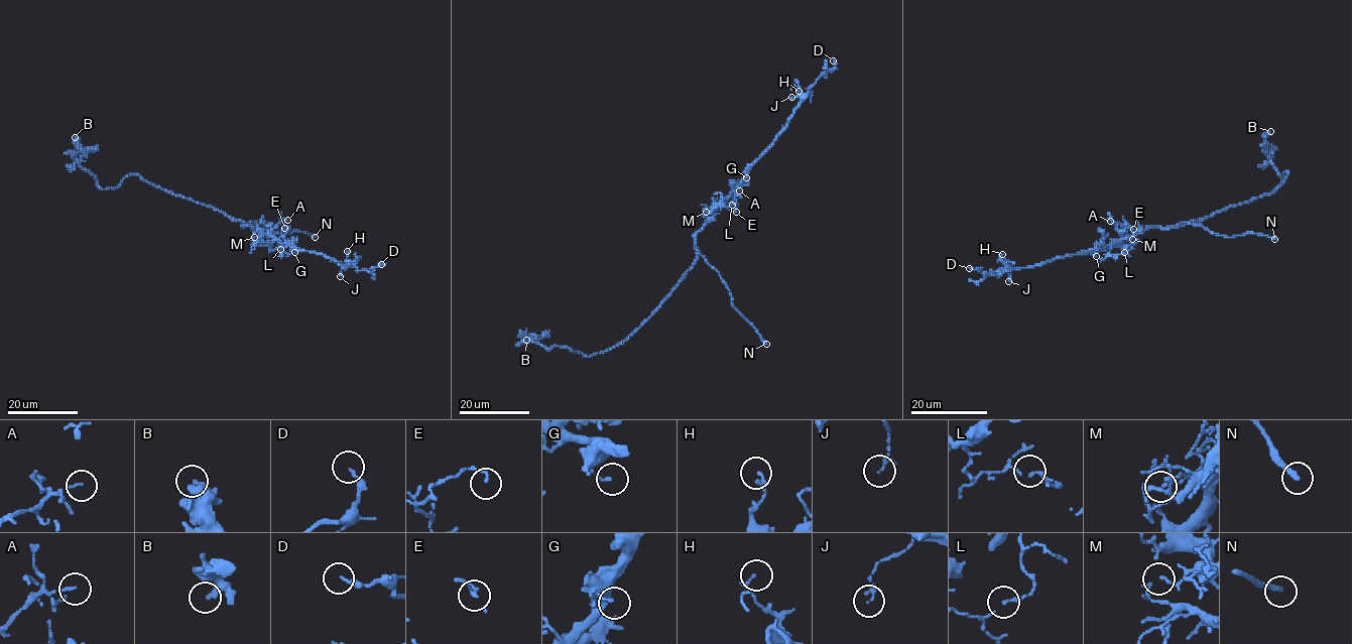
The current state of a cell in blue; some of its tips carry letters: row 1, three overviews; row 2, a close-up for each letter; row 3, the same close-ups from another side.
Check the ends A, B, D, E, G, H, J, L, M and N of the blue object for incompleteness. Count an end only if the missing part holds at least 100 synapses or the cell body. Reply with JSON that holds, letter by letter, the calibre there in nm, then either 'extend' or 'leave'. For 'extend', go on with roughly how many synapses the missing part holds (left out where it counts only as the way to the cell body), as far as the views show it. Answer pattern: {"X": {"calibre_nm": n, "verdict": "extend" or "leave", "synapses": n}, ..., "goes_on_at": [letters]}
{"A": {"calibre_nm": 90, "verdict": "leave"}, "B": {"calibre_nm": 280, "verdict": "leave"}, "D": {"calibre_nm": 190, "verdict": "leave"}, "E": {"calibre_nm": 110, "verdict": "leave"}, "G": {"calibre_nm": 100, "verdict": "leave"}, "H": {"calibre_nm": 140, "verdict": "leave"}, "J": {"calibre_nm": 170, "verdict": "leave"}, "L": {"calibre_nm": 140, "verdict": "leave"}, "M": {"calibre_nm": 120, "verdict": "leave"}, "N": {"calibre_nm": 240, "verdict": "extend"}, "goes_on_at": ["N"]}

